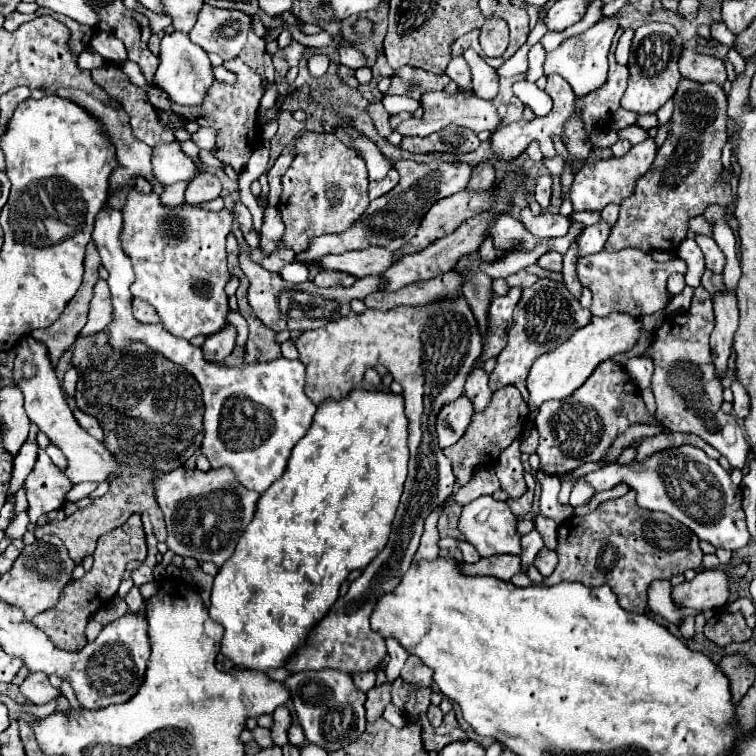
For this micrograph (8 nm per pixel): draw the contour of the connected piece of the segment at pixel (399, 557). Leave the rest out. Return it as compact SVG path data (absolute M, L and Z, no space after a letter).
M459 297L455 301L435 301L421 307L399 307L391 311L351 311L347 317L331 321L321 329L303 331L295 339L295 347L299 351L299 361L305 365L305 393L315 405L327 397L345 397L361 383L367 367L375 367L377 363L385 365L393 379L403 385L411 459L391 537L383 551L365 567L361 577L349 585L349 591L339 597L327 615L309 631L305 645L285 663L289 673L307 669L339 669L345 673L373 671L387 657L387 647L385 639L369 627L369 615L375 601L383 593L389 593L401 581L403 571L409 569L427 515L453 493L455 475L451 471L451 461L447 461L435 441L435 419L443 405L463 395L465 379L483 351L483 339L465 297Z

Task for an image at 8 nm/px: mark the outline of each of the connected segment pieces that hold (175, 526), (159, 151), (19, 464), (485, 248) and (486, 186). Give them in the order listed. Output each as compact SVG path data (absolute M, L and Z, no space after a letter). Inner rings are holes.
M179 467L165 475L157 475L155 497L159 507L163 509L163 517L167 525L165 543L169 551L181 557L193 557L197 561L211 561L217 567L221 567L233 555L239 537L243 535L245 527L253 519L255 505L259 499L255 491L247 491L243 485L235 481L231 469L219 469L219 471L211 469L203 473L199 469L191 471L185 467ZM195 501L197 501L197 515L195 515ZM209 517L215 517L215 525L213 521L209 523Z
M163 143L153 149L151 157L153 177L161 185L171 185L177 181L189 181L197 169L197 165L179 149L179 143Z
M25 441L23 447L19 449L19 453L15 455L13 459L13 477L11 477L11 483L9 483L9 493L7 493L7 499L13 497L23 481L25 481L25 475L33 469L35 461L37 461L37 453L39 453L38 444L35 441Z
M487 237L487 239L481 243L481 247L479 247L479 257L481 257L483 261L487 261L487 263L493 263L493 261L497 261L497 257L501 259L501 257L505 257L505 255L507 255L507 251L499 251L497 247L493 247L491 237Z
M485 161L473 169L467 189L469 191L489 191L493 185L495 185L495 169L491 167L491 161Z

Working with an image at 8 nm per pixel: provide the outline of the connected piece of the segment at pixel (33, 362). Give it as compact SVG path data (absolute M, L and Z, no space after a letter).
M23 337L17 347L17 359L15 359L15 383L24 395L24 409L31 422L35 423L41 431L55 445L57 445L67 457L69 467L65 475L73 485L83 481L105 481L111 473L117 471L117 463L107 453L101 441L95 441L76 421L73 412L67 403L67 397L59 385L59 379L55 377L55 369L51 367L51 361L47 357L45 345L39 341L33 341L33 337Z

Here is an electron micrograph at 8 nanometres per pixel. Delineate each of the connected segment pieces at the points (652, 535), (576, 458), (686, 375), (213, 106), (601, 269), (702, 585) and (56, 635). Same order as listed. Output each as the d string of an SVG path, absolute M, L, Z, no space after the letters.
M629 491L627 495L601 503L593 513L585 517L569 517L559 525L559 565L557 569L543 579L543 585L555 585L561 581L579 581L587 587L599 587L609 585L613 593L619 599L619 605L625 611L631 613L645 613L647 611L647 587L655 579L671 579L673 575L685 573L687 569L699 569L703 551L699 549L699 539L691 529L687 529L683 523L675 521L667 513L659 511L647 511L637 509L635 503L635 491Z
M605 361L579 391L561 401L547 401L539 407L535 429L539 431L537 455L541 457L541 471L547 475L565 475L583 463L599 461L611 441L623 433L623 429L639 421L651 423L653 417L647 413L637 385L631 381L623 365Z
M703 287L695 289L689 311L665 317L663 327L655 335L655 343L649 347L649 355L655 363L651 381L651 389L657 399L655 415L667 417L669 431L699 435L703 441L715 447L733 469L743 469L749 455L749 443L745 439L741 421L721 411L723 387L715 377L709 349L709 333L713 331L713 323L713 299Z
M235 57L233 61L225 61L223 67L237 75L237 81L233 85L215 81L209 87L207 97L203 99L201 105L183 109L181 105L171 101L171 109L177 115L195 115L195 121L201 127L215 129L217 141L215 141L215 149L211 149L213 157L217 157L223 163L229 163L235 169L235 173L241 175L241 171L247 165L251 153L261 143L261 133L259 133L259 127L257 127L257 107L259 107L259 101L263 97L263 79L261 79L261 75L257 71L247 67L239 57Z
M621 249L613 253L599 251L583 257L583 261L577 263L577 277L581 285L593 293L593 303L589 309L593 315L605 317L613 311L625 311L633 313L635 317L643 317L663 309L661 303L667 301L667 277L671 273L685 273L685 269L687 265L679 257L667 263L657 263L641 249Z
M705 569L693 581L683 581L673 587L673 603L687 609L715 609L723 607L729 599L729 579L721 569Z
M131 515L129 521L117 529L113 529L111 533L99 537L97 541L97 549L93 553L95 563L91 567L91 571L81 579L81 581L71 581L61 597L59 603L55 605L55 609L43 611L33 619L33 625L37 625L51 641L55 647L65 649L65 651L79 651L85 647L85 625L89 621L89 617L103 609L115 595L117 595L117 587L121 583L121 575L125 569L125 563L129 561L141 561L147 555L147 545L145 545L145 533L143 533L143 525L141 525L141 517L139 515Z

